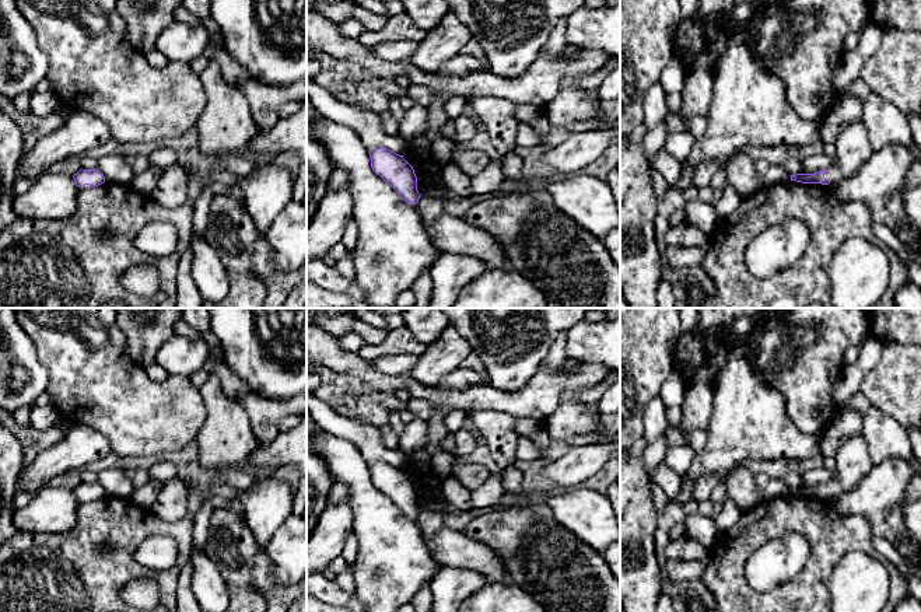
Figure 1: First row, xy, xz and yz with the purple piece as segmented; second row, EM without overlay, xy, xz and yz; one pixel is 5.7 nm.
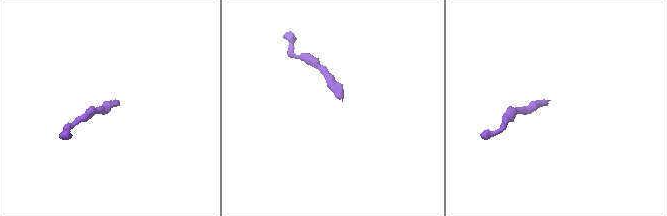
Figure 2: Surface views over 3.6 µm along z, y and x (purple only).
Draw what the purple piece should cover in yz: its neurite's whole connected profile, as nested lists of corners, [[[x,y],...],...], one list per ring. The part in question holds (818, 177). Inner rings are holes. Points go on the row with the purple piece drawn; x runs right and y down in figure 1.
[[[862,120],[844,125],[834,146],[836,164],[831,168],[815,174],[791,175],[791,181],[819,183],[826,188],[829,183],[852,176],[873,153],[869,147],[869,134]]]

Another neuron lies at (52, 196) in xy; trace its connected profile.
[[[46,172],[36,178],[25,193],[13,199],[13,209],[17,217],[28,217],[34,220],[63,220],[71,217],[76,211],[80,189],[81,188],[76,185],[73,176]]]

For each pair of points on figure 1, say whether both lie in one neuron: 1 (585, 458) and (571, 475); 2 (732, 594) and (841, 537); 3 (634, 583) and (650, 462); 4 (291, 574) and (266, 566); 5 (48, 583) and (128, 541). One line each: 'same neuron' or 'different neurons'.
1: same neuron
2: same neuron
3: different neurons
4: different neurons
5: same neuron

